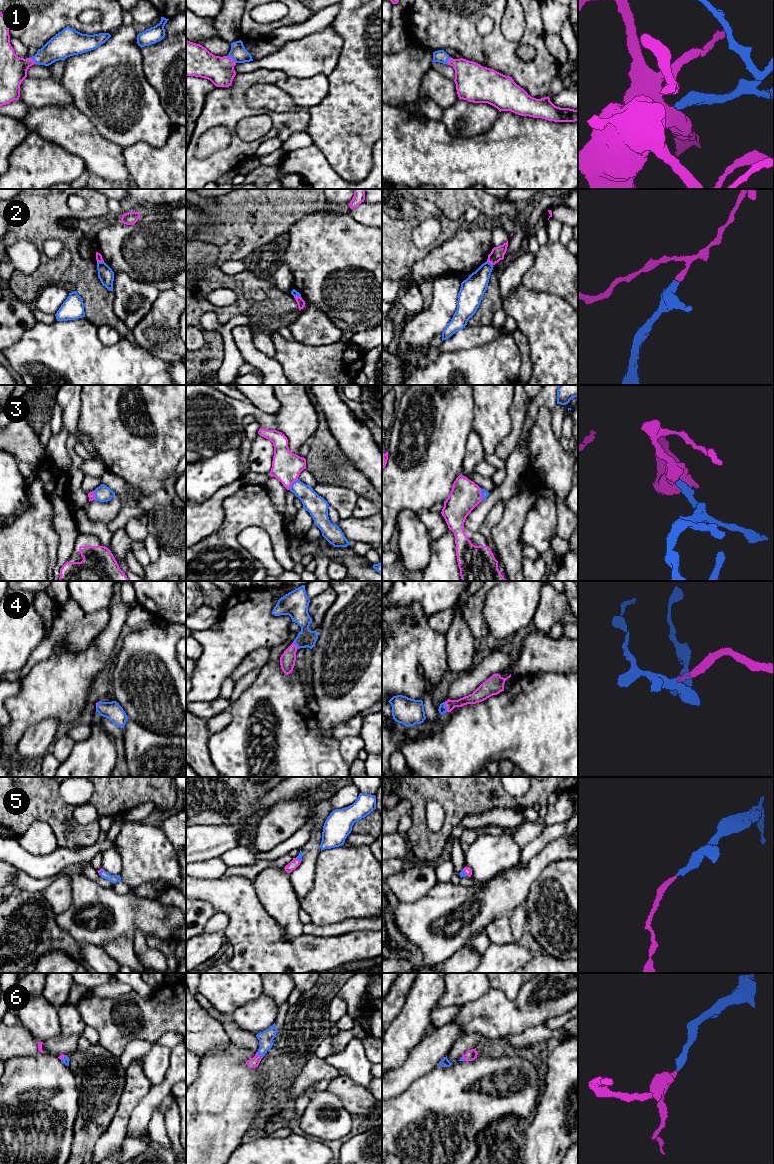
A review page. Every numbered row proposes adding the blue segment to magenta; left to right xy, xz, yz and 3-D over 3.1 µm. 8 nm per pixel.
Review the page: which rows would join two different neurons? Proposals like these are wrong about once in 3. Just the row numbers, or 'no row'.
2

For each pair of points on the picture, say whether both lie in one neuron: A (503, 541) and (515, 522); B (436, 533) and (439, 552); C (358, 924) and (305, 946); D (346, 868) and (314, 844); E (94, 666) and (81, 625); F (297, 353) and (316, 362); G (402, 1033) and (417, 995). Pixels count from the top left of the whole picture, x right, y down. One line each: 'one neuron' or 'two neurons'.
A: one neuron
B: two neurons
C: two neurons
D: two neurons
E: two neurons
F: one neuron
G: one neuron

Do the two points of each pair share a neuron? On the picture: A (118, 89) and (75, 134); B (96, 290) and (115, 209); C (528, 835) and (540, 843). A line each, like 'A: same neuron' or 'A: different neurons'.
A: different neurons
B: different neurons
C: different neurons

